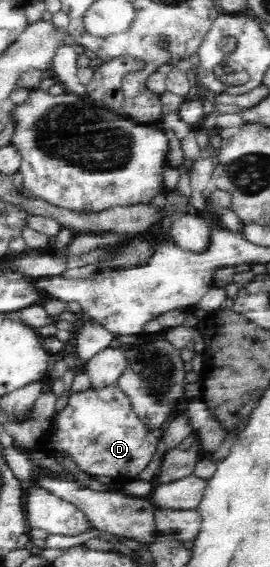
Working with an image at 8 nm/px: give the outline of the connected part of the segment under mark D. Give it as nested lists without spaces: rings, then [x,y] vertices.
[[[117,383],[101,389],[72,392],[60,412],[53,412],[50,426],[38,440],[37,448],[55,457],[57,452],[89,475],[106,476],[117,483],[137,479],[156,454],[159,436],[150,434],[134,412],[132,401]]]

